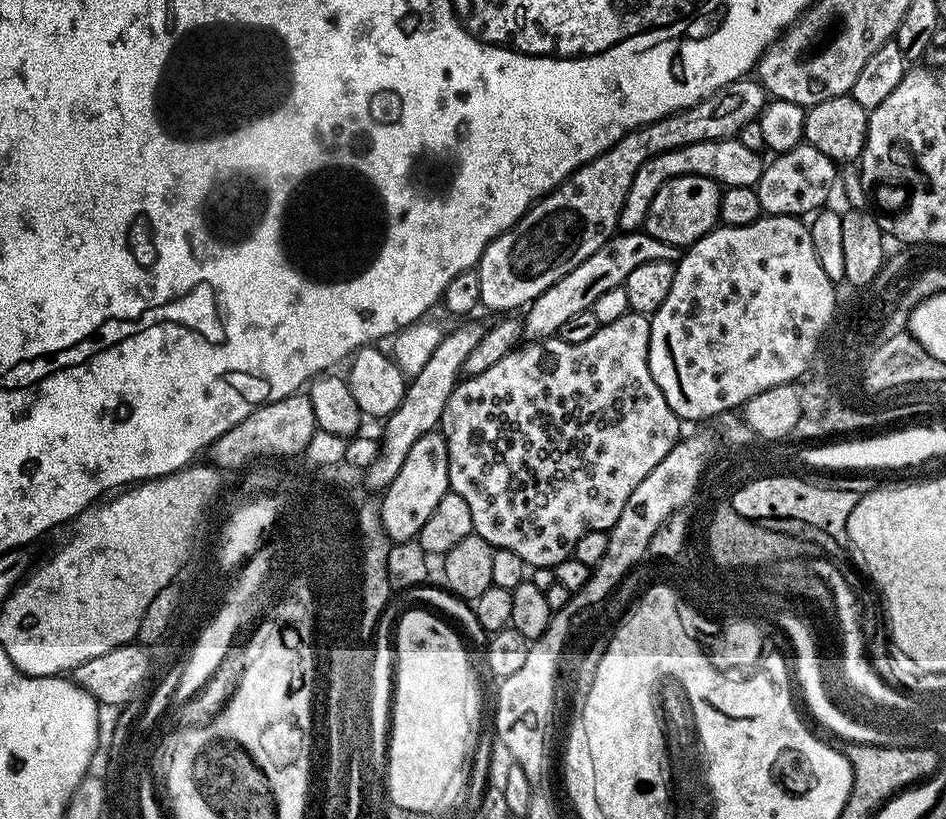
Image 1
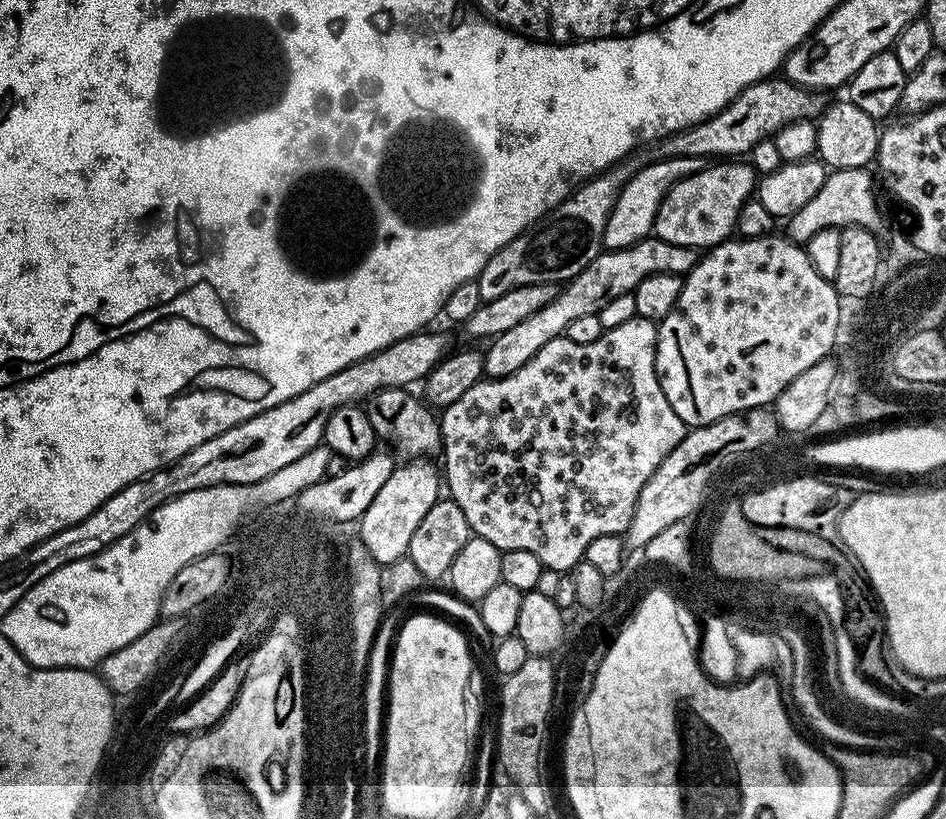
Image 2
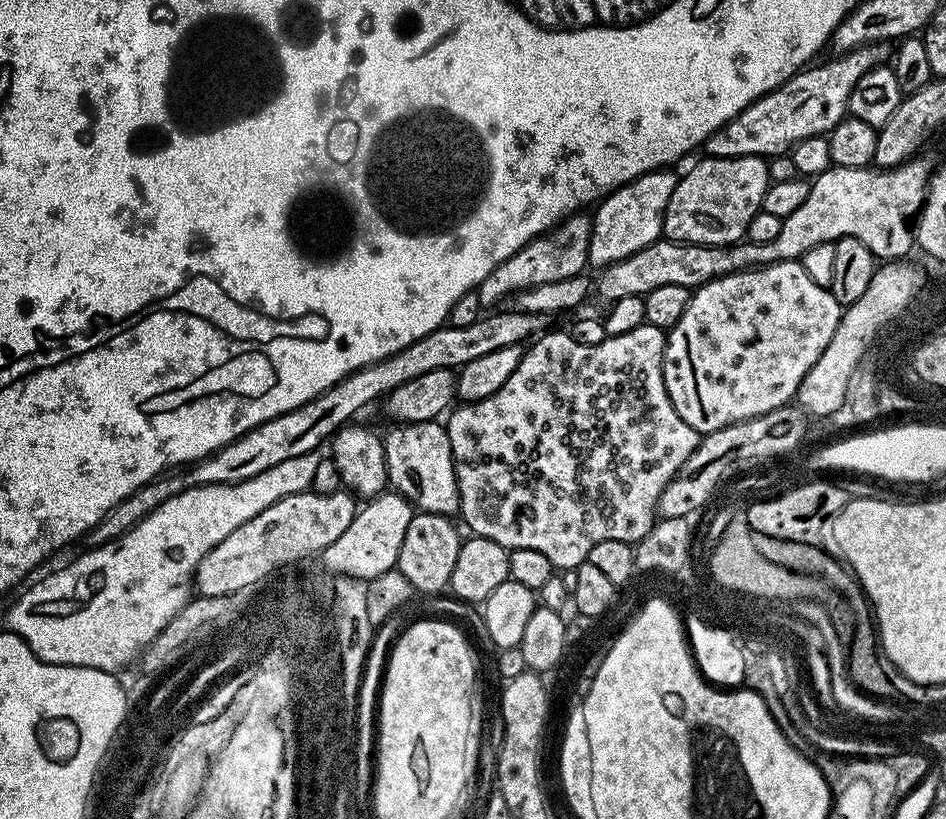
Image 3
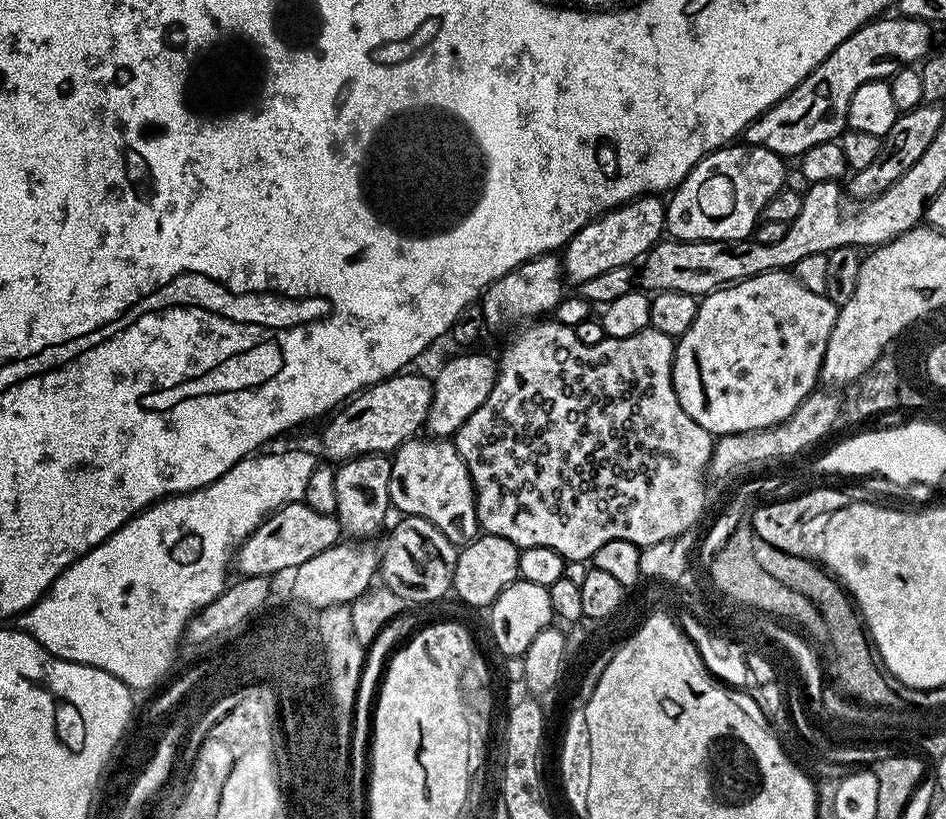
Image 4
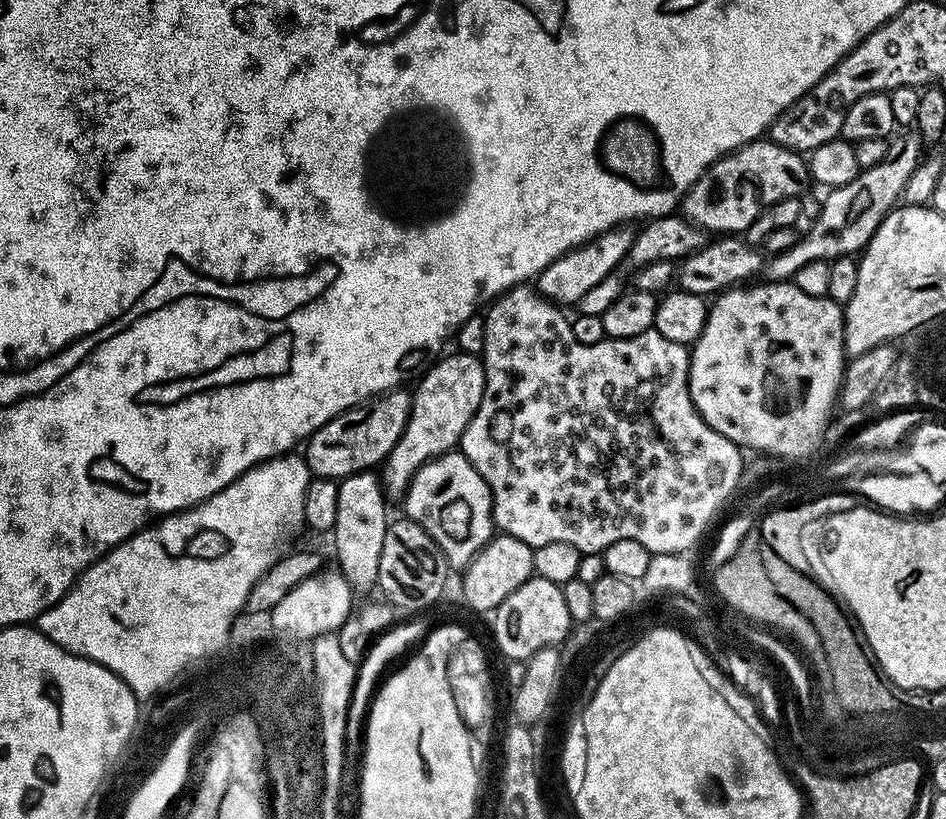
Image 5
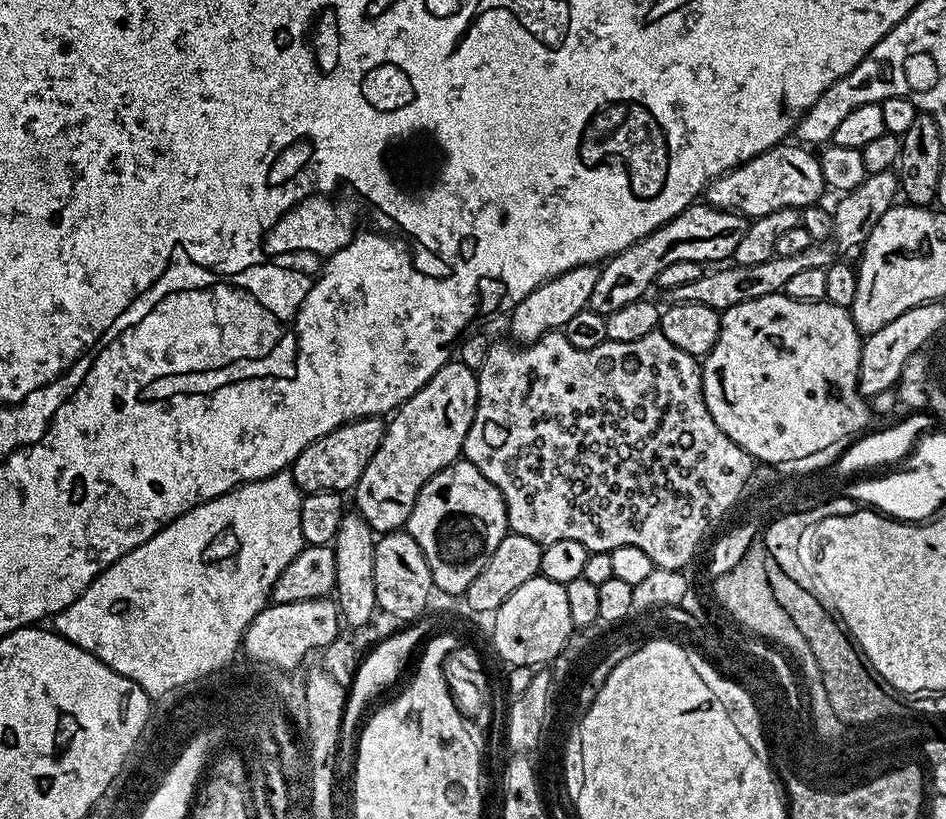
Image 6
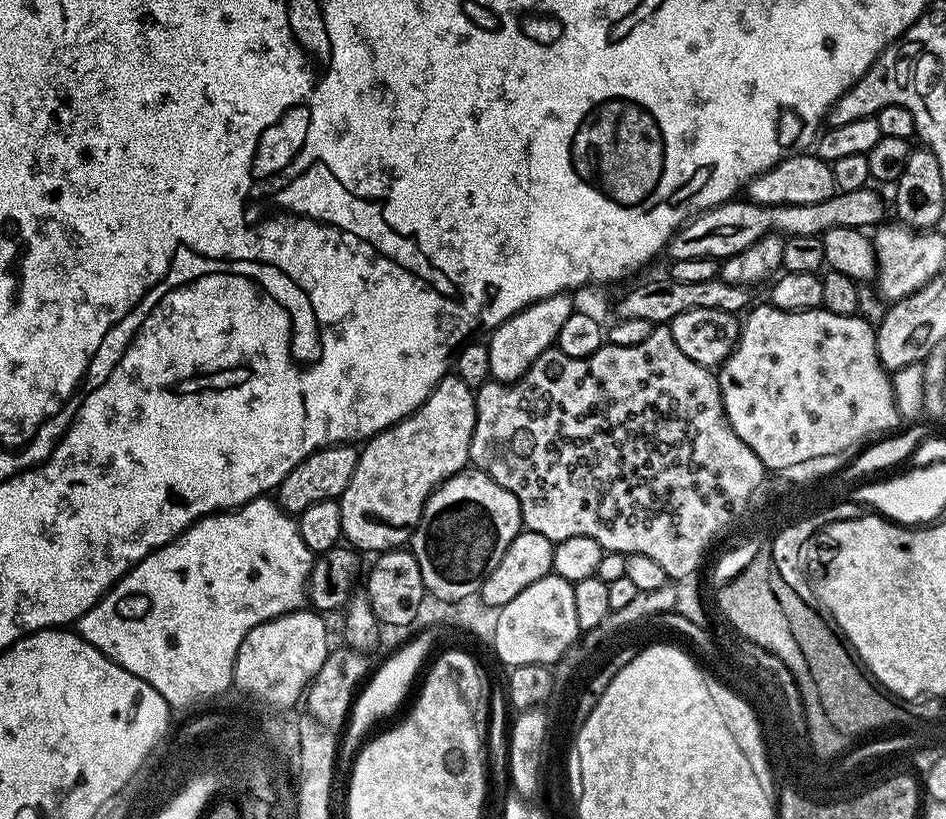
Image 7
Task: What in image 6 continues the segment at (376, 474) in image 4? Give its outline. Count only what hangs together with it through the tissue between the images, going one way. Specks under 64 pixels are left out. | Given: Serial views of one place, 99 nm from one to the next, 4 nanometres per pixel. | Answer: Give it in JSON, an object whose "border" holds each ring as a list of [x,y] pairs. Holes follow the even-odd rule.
{"border":[[[345,513],[332,547],[335,550],[336,590],[334,599],[340,610],[341,619],[349,629],[362,628],[371,623],[378,612],[376,591],[374,590],[376,541],[377,537],[372,528],[359,513]]]}

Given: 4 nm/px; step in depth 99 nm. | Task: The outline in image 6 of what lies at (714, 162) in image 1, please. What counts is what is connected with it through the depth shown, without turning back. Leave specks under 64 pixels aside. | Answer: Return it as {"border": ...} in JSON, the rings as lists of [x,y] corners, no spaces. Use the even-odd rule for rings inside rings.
{"border":[[[583,264],[574,270],[558,274],[553,280],[539,284],[530,294],[526,294],[526,298],[522,298],[522,302],[518,302],[516,307],[511,309],[507,317],[508,328],[513,336],[511,339],[517,345],[523,346],[533,344],[548,332],[563,329],[564,324],[570,322],[570,318],[574,318],[574,314],[588,307],[588,299],[590,294],[594,294],[594,282],[598,282],[599,273],[599,267]]]}

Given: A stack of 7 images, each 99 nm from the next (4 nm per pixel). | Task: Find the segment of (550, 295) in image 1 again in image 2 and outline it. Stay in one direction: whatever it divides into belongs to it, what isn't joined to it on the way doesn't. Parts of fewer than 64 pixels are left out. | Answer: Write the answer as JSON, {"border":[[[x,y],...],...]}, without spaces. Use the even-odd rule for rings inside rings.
{"border":[[[655,234],[647,236],[645,240],[634,242],[634,246],[629,248],[600,251],[573,280],[567,281],[557,291],[550,306],[538,310],[538,314],[530,314],[530,318],[522,318],[518,326],[506,330],[506,334],[495,337],[489,343],[492,345],[489,346],[488,352],[483,353],[484,376],[497,380],[514,374],[522,366],[526,366],[526,362],[530,362],[530,358],[534,358],[534,354],[538,354],[542,346],[546,346],[546,342],[561,339],[566,326],[570,326],[574,318],[583,318],[586,314],[599,314],[602,306],[606,306],[606,302],[618,298],[621,294],[632,294],[638,282],[642,282],[642,278],[650,278],[663,272],[684,276],[696,265],[697,259],[697,249],[674,246],[670,242],[659,240]]]}

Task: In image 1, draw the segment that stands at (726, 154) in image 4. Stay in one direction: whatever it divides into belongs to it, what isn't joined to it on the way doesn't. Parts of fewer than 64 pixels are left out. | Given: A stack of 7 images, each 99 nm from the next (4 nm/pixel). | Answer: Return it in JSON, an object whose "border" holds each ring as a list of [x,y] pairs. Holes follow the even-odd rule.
{"border":[[[701,176],[670,178],[658,190],[658,194],[654,194],[654,202],[650,202],[650,210],[644,219],[643,231],[654,238],[662,238],[662,242],[672,244],[678,249],[687,248],[720,224],[721,191],[721,185],[710,178]]]}

